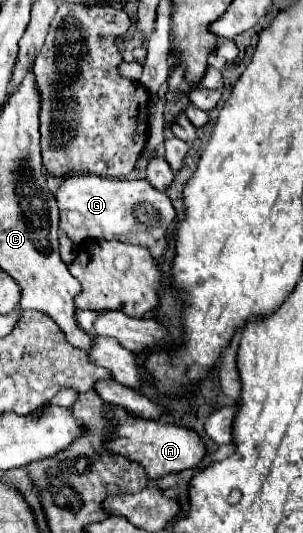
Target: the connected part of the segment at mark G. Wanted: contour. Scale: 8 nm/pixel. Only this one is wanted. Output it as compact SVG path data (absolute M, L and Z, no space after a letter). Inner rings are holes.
M71 176L57 190L57 204L61 212L61 228L73 240L73 244L83 242L85 236L97 240L119 240L125 244L145 246L151 250L153 258L161 258L167 248L167 234L171 224L177 220L177 212L165 192L153 188L147 180L117 180L101 176ZM141 204L151 204L155 216L149 222L139 222L135 208Z

